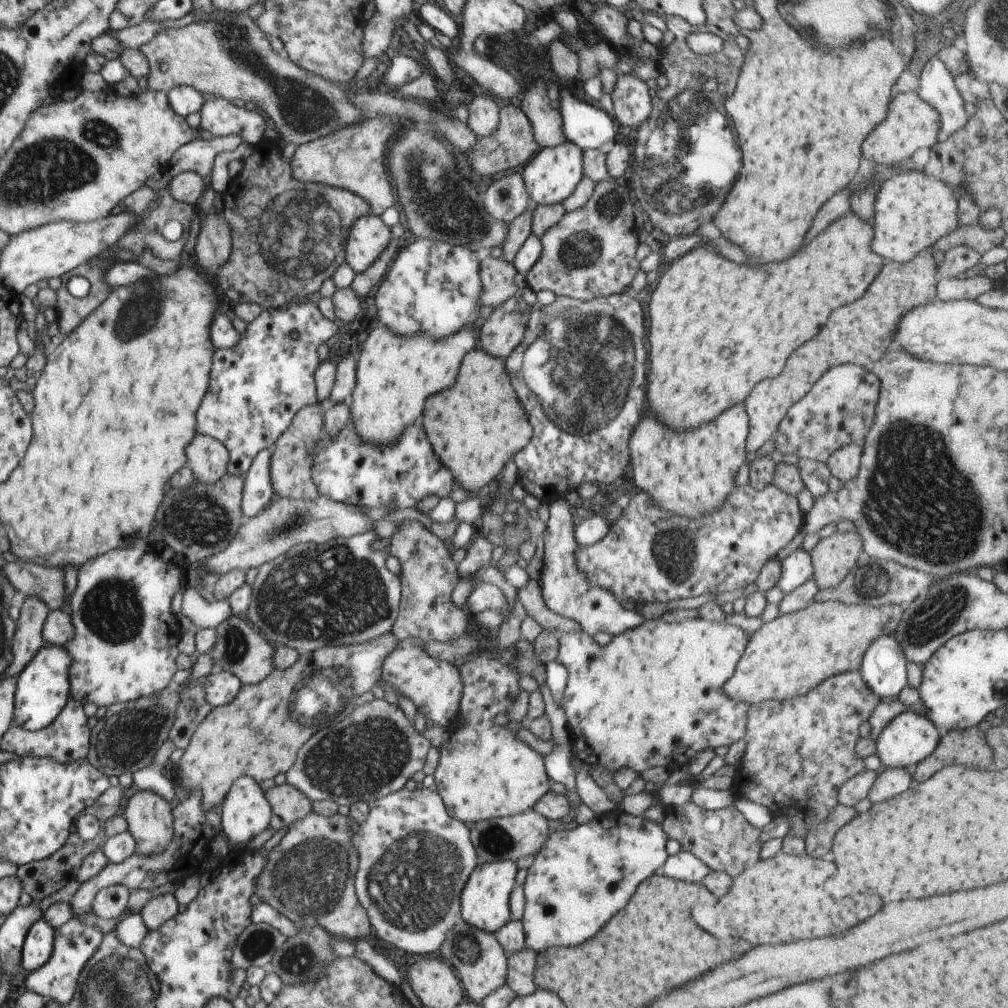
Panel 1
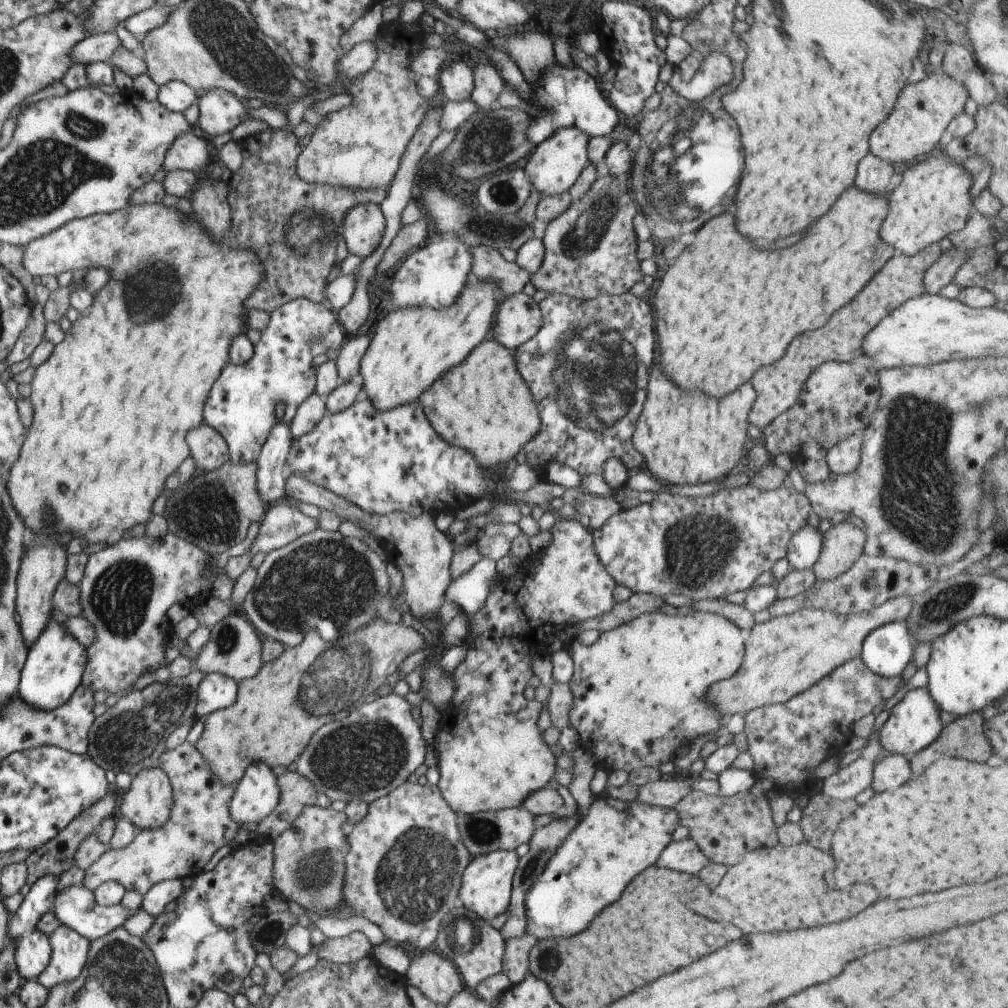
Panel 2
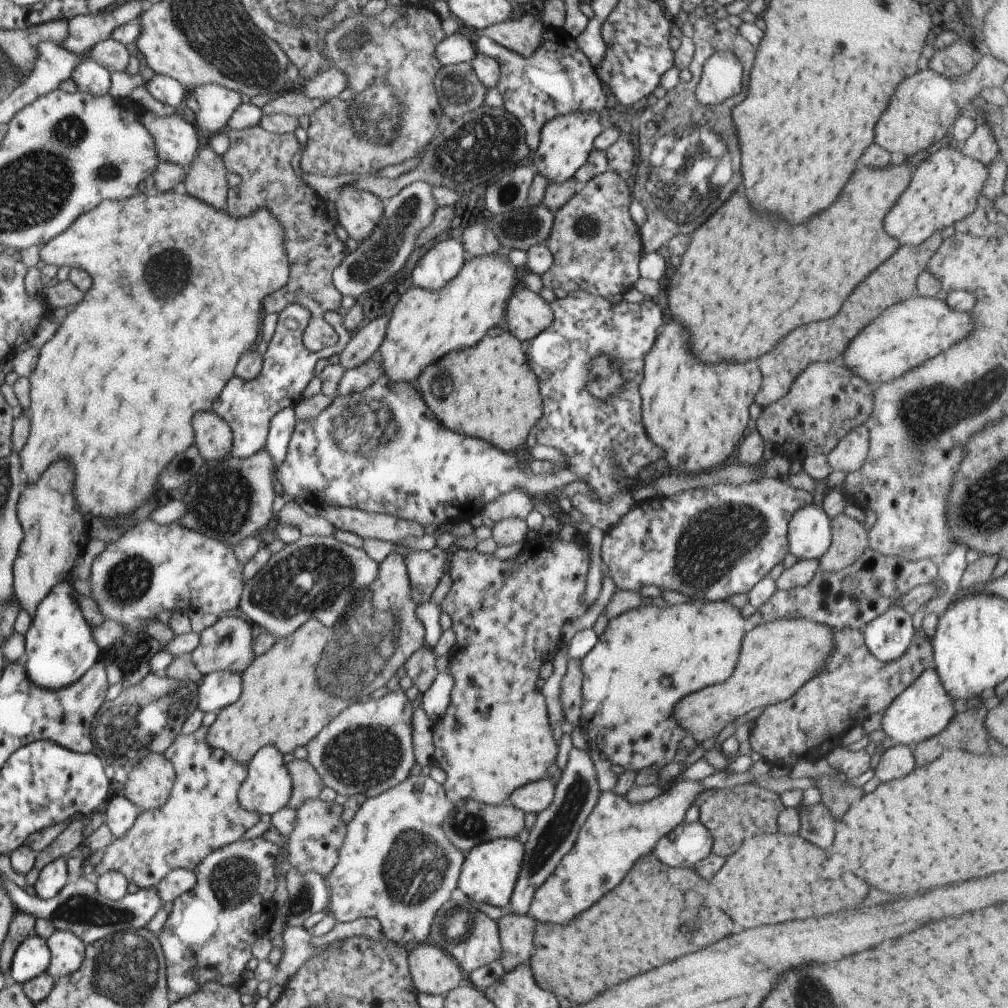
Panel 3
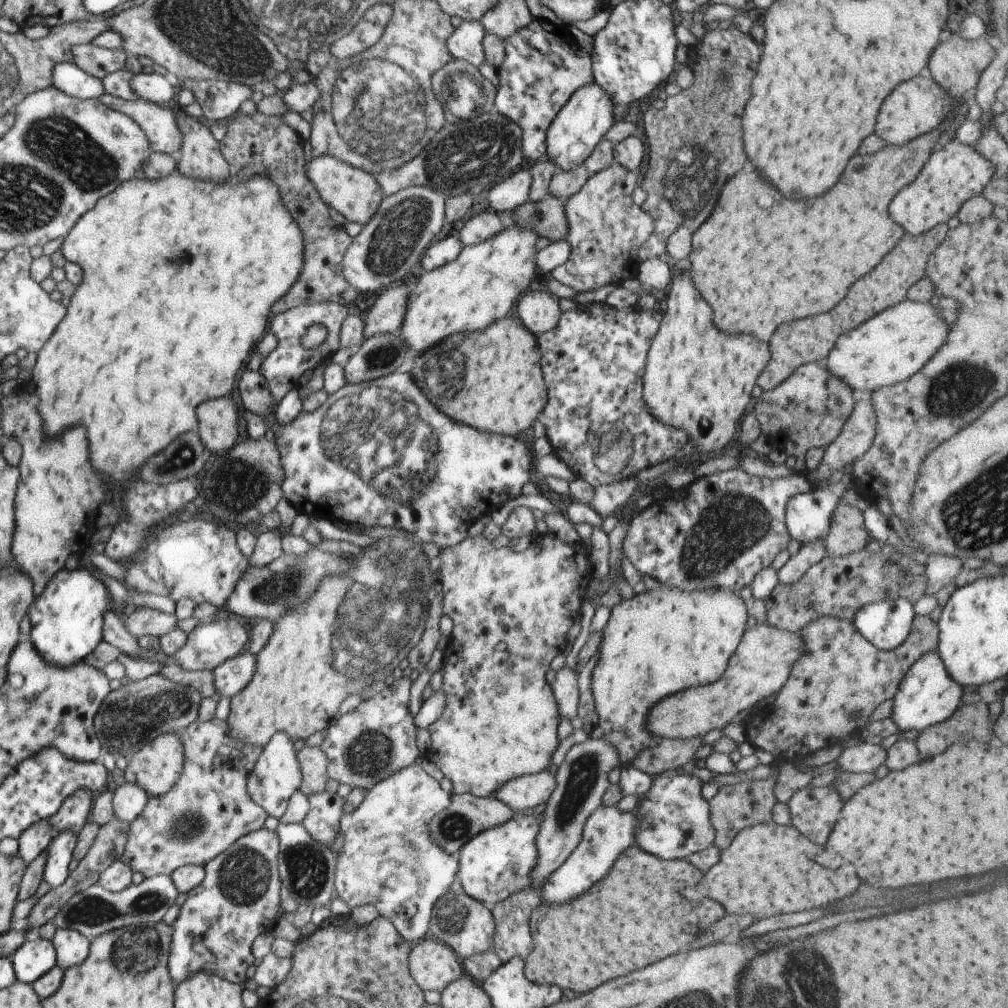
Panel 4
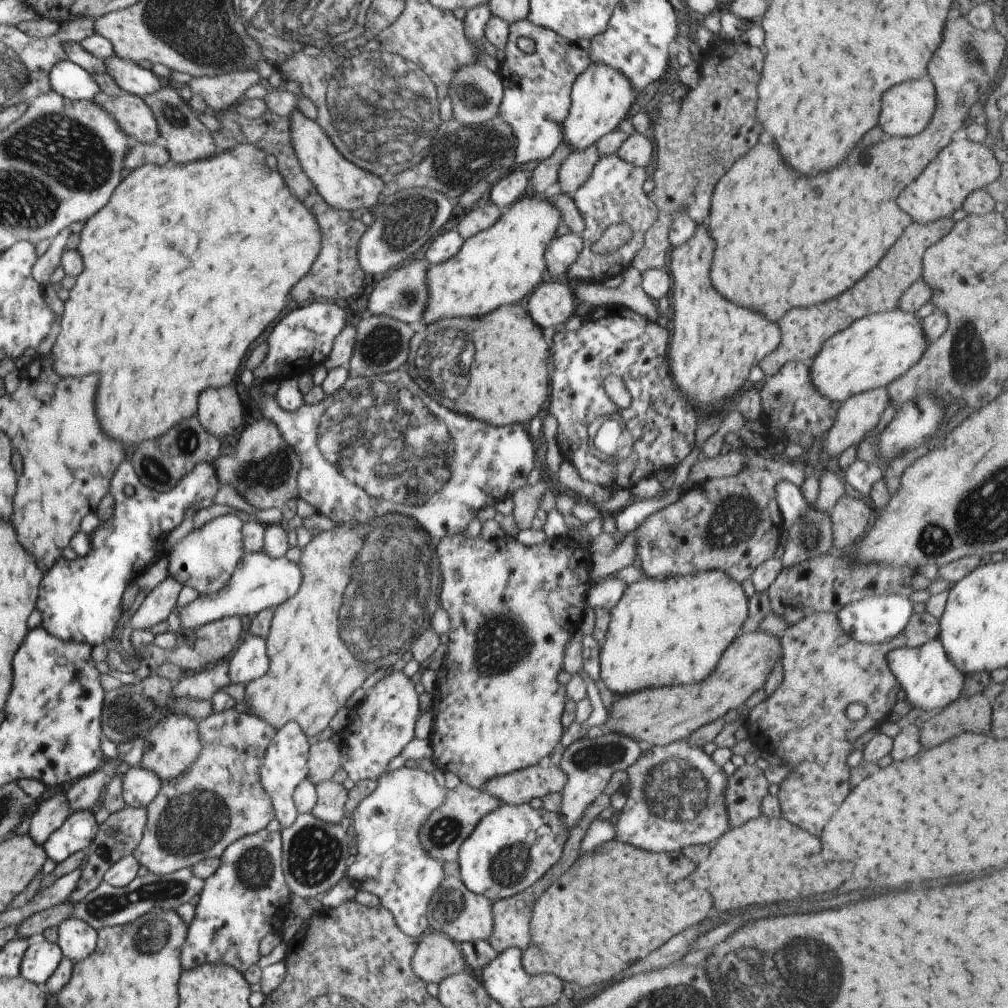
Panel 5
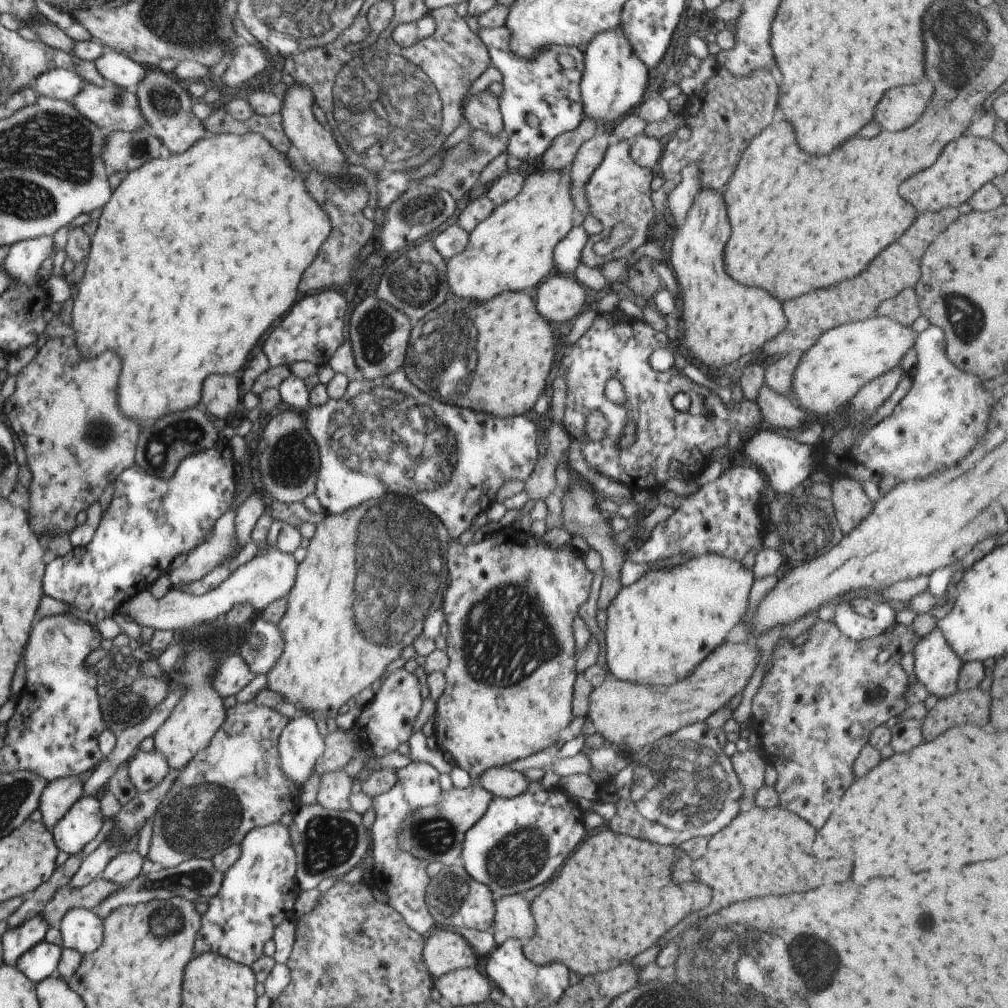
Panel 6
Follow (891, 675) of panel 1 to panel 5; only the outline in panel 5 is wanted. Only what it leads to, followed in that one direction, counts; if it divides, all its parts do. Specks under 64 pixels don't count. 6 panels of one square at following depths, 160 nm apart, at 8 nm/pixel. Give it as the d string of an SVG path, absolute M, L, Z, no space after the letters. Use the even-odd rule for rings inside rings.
M882 594L864 597L862 600L842 606L837 612L841 629L855 641L861 643L881 643L903 631L914 614L913 604L903 595Z

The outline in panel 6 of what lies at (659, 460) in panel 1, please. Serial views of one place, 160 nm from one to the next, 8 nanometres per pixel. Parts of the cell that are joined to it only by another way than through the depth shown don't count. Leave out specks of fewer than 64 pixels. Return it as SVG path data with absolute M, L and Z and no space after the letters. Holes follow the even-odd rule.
M700 189L685 221L678 227L672 242L670 252L670 264L675 273L678 285L681 287L683 310L680 314L680 337L678 345L682 350L682 342L686 342L686 348L698 358L700 363L708 367L726 367L729 371L735 367L738 358L748 352L752 354L754 350L763 348L762 344L776 334L780 334L786 326L786 316L782 312L782 302L776 300L772 294L768 294L762 288L750 288L742 286L736 280L732 280L724 268L724 246L730 238L730 222L726 216L725 198L722 191L716 189Z

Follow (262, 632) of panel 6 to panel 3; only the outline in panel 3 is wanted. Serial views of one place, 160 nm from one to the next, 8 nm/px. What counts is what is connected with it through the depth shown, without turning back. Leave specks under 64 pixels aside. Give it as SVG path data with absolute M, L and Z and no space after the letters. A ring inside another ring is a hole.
M216 671L204 676L198 689L198 709L219 712L225 706L236 702L243 689L239 672Z

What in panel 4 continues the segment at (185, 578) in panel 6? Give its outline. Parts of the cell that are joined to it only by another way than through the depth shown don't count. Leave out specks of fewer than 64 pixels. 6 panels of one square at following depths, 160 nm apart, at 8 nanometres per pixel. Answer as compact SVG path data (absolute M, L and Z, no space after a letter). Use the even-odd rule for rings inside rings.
M145 607L131 614L124 624L130 634L133 634L136 638L142 635L161 637L163 634L178 628L177 620L176 616L166 614L158 609Z

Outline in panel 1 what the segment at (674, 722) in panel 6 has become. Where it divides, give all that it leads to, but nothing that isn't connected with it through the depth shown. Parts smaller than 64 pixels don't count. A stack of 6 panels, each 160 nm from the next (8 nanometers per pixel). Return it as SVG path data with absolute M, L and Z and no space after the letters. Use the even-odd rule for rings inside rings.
M838 601L810 602L796 612L780 614L750 634L734 674L723 691L737 703L750 706L762 701L804 696L822 680L846 671L859 670L863 654L880 635L894 634L903 606L889 603L879 607Z

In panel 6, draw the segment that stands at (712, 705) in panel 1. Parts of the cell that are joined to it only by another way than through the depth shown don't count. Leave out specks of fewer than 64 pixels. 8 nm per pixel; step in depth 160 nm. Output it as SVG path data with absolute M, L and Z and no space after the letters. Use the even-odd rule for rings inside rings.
M704 554L670 570L648 571L634 584L623 586L607 609L604 640L610 676L657 686L668 686L682 680L726 640L734 626L743 622L754 582L753 570L747 570L741 562L716 554Z

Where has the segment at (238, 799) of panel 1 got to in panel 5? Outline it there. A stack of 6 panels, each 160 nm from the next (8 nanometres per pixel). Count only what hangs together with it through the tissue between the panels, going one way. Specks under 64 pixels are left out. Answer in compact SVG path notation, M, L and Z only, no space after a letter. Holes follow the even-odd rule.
M290 721L276 731L267 748L259 775L267 795L270 795L275 818L280 822L282 830L292 826L299 815L294 804L293 794L298 784L307 778L310 747L308 737L302 727L294 721Z

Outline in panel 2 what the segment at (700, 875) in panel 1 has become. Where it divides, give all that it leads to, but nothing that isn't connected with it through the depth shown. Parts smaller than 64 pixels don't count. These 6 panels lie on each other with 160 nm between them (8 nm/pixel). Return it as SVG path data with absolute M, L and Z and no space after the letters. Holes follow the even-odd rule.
M688 836L680 841L670 841L655 864L662 868L698 875L709 862L698 843Z

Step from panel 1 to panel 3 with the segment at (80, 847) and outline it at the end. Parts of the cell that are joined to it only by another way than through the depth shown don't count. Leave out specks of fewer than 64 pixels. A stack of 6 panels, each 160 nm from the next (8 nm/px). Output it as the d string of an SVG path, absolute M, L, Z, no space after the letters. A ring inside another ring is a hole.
M77 817L46 847L36 855L34 866L25 874L28 886L35 886L41 868L60 857L69 857L83 842L84 819Z

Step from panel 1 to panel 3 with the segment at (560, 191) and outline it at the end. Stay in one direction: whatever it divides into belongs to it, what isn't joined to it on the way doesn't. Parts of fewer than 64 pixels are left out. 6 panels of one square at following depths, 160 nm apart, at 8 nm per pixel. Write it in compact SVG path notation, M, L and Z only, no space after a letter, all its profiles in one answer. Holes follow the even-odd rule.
M582 111L554 117L541 128L539 147L533 154L533 168L550 183L560 184L574 177L578 169L586 164L590 153L594 150L594 140L606 125L607 119L601 118L595 112Z

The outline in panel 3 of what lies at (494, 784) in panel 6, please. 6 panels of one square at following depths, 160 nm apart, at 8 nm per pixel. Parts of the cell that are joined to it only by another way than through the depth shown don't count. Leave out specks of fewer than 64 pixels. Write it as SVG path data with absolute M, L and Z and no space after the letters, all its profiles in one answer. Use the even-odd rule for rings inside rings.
M540 779L514 790L506 803L519 808L522 812L538 814L550 806L554 795L555 785L550 780Z

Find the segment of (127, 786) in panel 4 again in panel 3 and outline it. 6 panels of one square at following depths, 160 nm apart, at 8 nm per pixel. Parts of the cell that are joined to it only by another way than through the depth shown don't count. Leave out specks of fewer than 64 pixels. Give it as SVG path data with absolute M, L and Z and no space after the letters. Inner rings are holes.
M126 795L111 796L103 809L105 810L104 822L115 838L121 837L127 830L130 830L142 811Z

